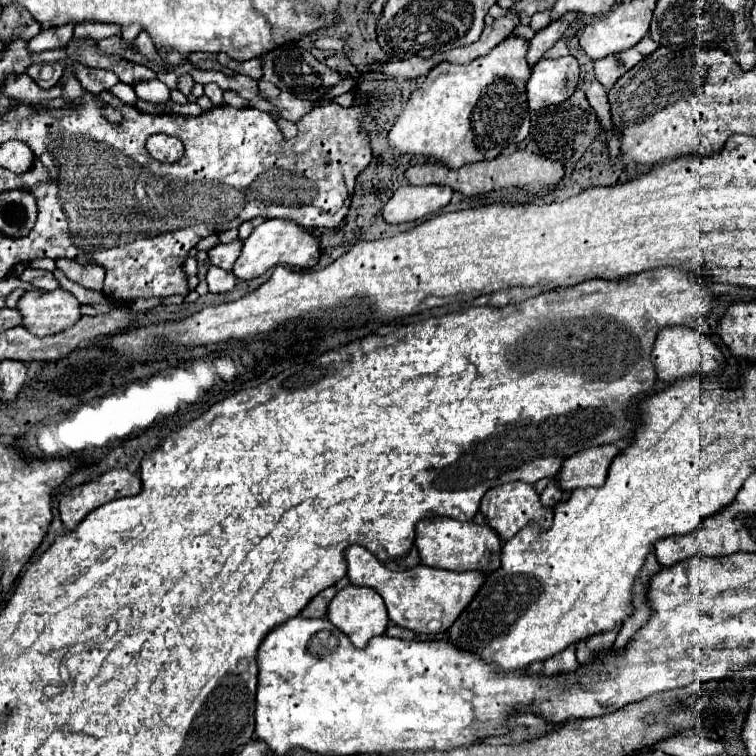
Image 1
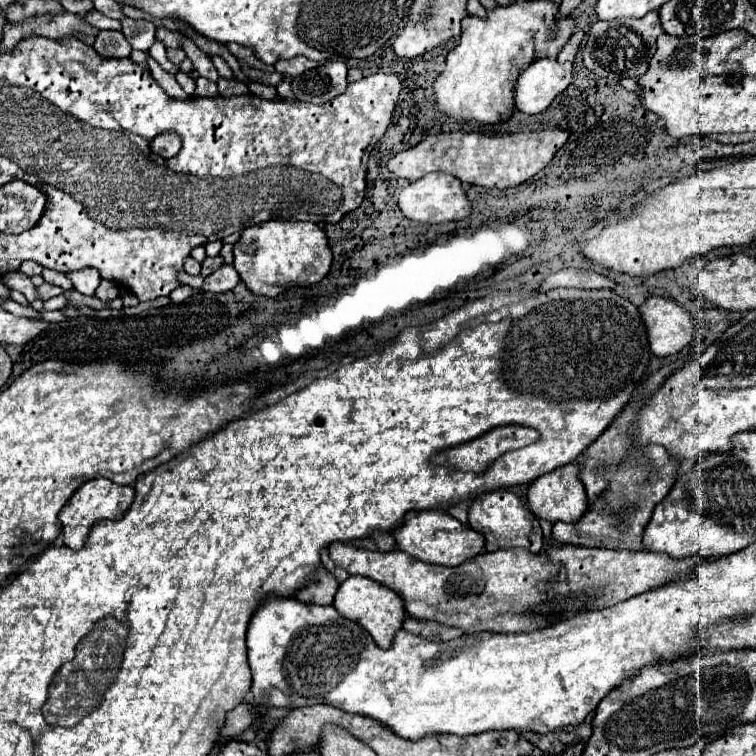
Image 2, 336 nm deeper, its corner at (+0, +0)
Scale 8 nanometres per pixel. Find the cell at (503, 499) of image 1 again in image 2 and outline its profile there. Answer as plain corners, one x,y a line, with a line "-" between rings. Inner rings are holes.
494,491
494,493
486,493
474,499
470,505
468,523
472,529
484,535
486,551
524,547
530,553
540,553
544,549
544,535
542,535
536,515
528,511
512,491

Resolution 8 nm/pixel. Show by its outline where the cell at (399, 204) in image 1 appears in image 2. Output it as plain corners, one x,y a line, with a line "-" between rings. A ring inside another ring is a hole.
428,173
422,179
404,187
398,197
398,207
404,213
404,217
420,221
420,223
458,221
470,215
470,203
462,191
462,183
454,175
448,175
448,173

